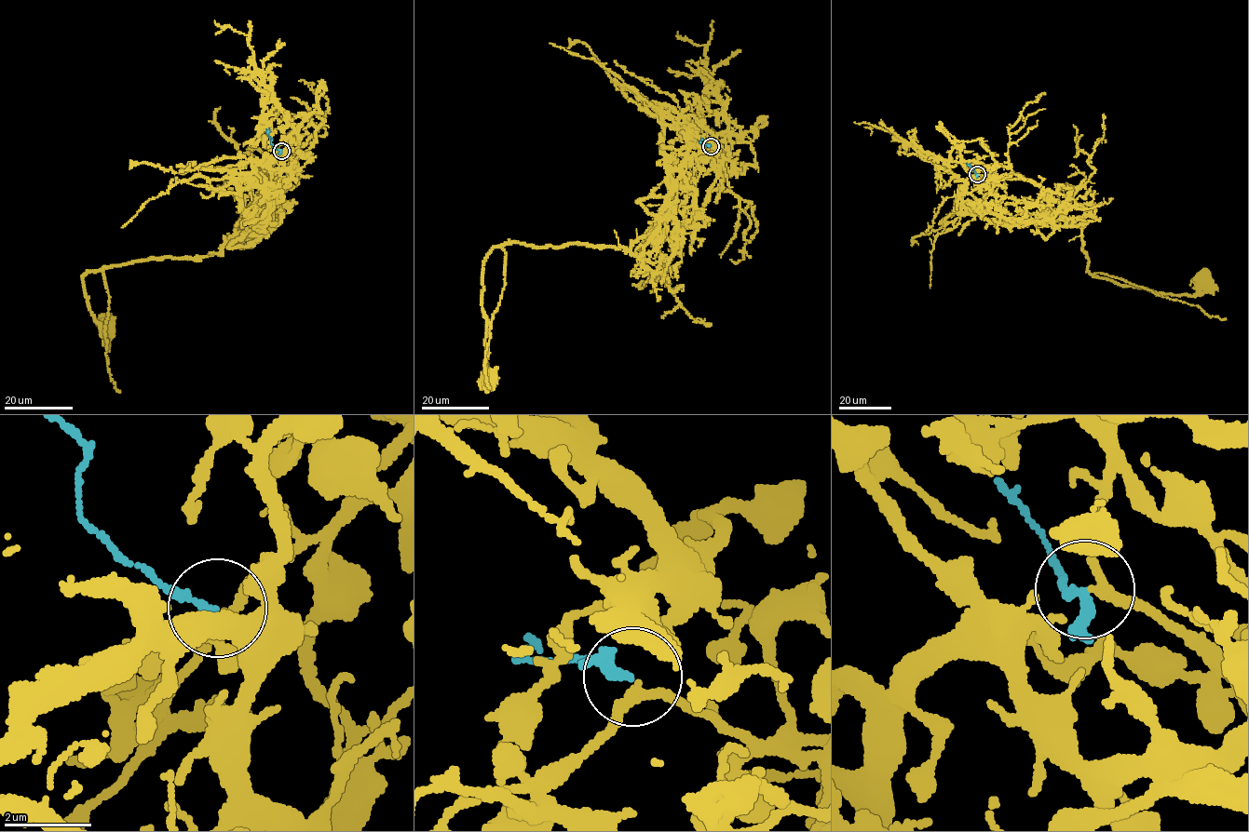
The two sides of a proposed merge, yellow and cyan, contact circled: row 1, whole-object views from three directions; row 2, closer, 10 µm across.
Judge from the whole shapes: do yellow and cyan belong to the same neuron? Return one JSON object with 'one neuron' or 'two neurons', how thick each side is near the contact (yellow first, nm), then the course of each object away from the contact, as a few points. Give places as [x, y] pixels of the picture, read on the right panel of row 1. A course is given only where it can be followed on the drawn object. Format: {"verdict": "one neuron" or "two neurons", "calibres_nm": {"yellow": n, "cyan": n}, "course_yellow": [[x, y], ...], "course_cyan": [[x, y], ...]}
{"verdict": "one neuron", "calibres_nm": {"yellow": 220, "cyan": 200}, "course_yellow": [[977, 174], [1036, 182], [1063, 206], [1080, 228], [1092, 275], [1188, 295], [1206, 283], [1205, 276]], "course_cyan": [[977, 174], [967, 163]]}

